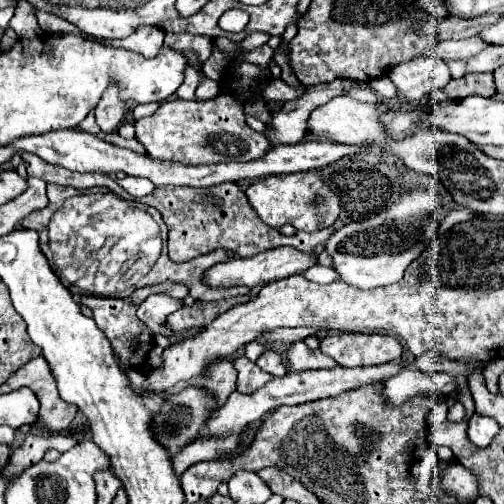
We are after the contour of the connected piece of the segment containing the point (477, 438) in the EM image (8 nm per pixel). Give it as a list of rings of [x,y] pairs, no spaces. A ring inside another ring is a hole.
[[[472,414],[468,418],[468,438],[480,448],[486,448],[488,442],[492,442],[492,438],[498,434],[498,430],[500,426],[492,418],[484,418],[480,414]]]

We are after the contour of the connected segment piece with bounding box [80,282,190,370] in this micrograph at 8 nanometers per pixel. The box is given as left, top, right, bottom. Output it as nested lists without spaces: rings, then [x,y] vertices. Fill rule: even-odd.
[[[166,282],[166,284],[154,284],[154,286],[146,286],[136,290],[130,298],[98,298],[98,296],[82,296],[80,304],[88,306],[92,310],[92,318],[96,320],[96,324],[108,334],[108,340],[112,342],[112,348],[116,352],[116,356],[120,358],[120,362],[126,368],[140,368],[146,364],[148,352],[154,346],[154,334],[152,330],[144,328],[144,324],[136,318],[136,308],[140,306],[140,302],[144,298],[148,298],[150,294],[168,294],[174,298],[184,298],[188,294],[188,286],[184,284],[174,284],[174,282]]]

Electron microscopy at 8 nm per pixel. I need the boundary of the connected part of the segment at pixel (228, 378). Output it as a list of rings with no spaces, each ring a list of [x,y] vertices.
[[[230,360],[216,362],[216,366],[212,366],[212,370],[208,370],[204,380],[200,382],[200,388],[208,390],[210,394],[216,396],[218,408],[224,406],[228,396],[236,390],[236,370],[234,370],[232,362]]]

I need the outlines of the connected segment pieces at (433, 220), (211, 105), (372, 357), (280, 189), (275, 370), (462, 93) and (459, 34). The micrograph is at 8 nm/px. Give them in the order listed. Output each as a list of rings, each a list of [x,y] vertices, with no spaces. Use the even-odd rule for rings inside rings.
[[[418,188],[406,192],[392,206],[374,214],[372,220],[350,222],[338,228],[326,242],[326,250],[334,260],[334,270],[338,270],[342,282],[356,288],[376,288],[398,282],[404,276],[404,270],[436,236],[440,212],[440,194],[434,188]]]
[[[216,96],[206,102],[170,100],[146,118],[134,122],[136,138],[146,146],[146,152],[158,160],[174,160],[190,166],[218,164],[218,162],[250,162],[262,158],[272,146],[264,134],[254,132],[246,124],[242,104],[230,96]]]
[[[332,334],[322,338],[320,350],[340,366],[376,366],[402,356],[402,344],[384,334]]]
[[[316,170],[262,178],[246,190],[246,196],[252,210],[256,210],[260,220],[264,220],[264,224],[270,228],[292,224],[296,230],[316,232],[320,228],[332,226],[340,214],[340,196],[332,192],[332,188],[318,176]]]
[[[266,350],[258,360],[256,360],[256,364],[264,370],[264,372],[268,372],[268,374],[272,374],[272,376],[284,376],[288,370],[286,370],[286,362],[282,360],[282,356],[278,354],[278,352],[274,352],[274,350]]]
[[[466,74],[458,80],[450,80],[448,86],[444,88],[444,94],[454,100],[454,98],[466,98],[468,94],[478,94],[478,96],[492,96],[496,90],[492,74]]]
[[[500,14],[490,16],[476,16],[476,18],[458,18],[450,16],[444,22],[438,24],[438,38],[440,40],[462,40],[476,36],[484,26],[496,24],[500,20]]]

